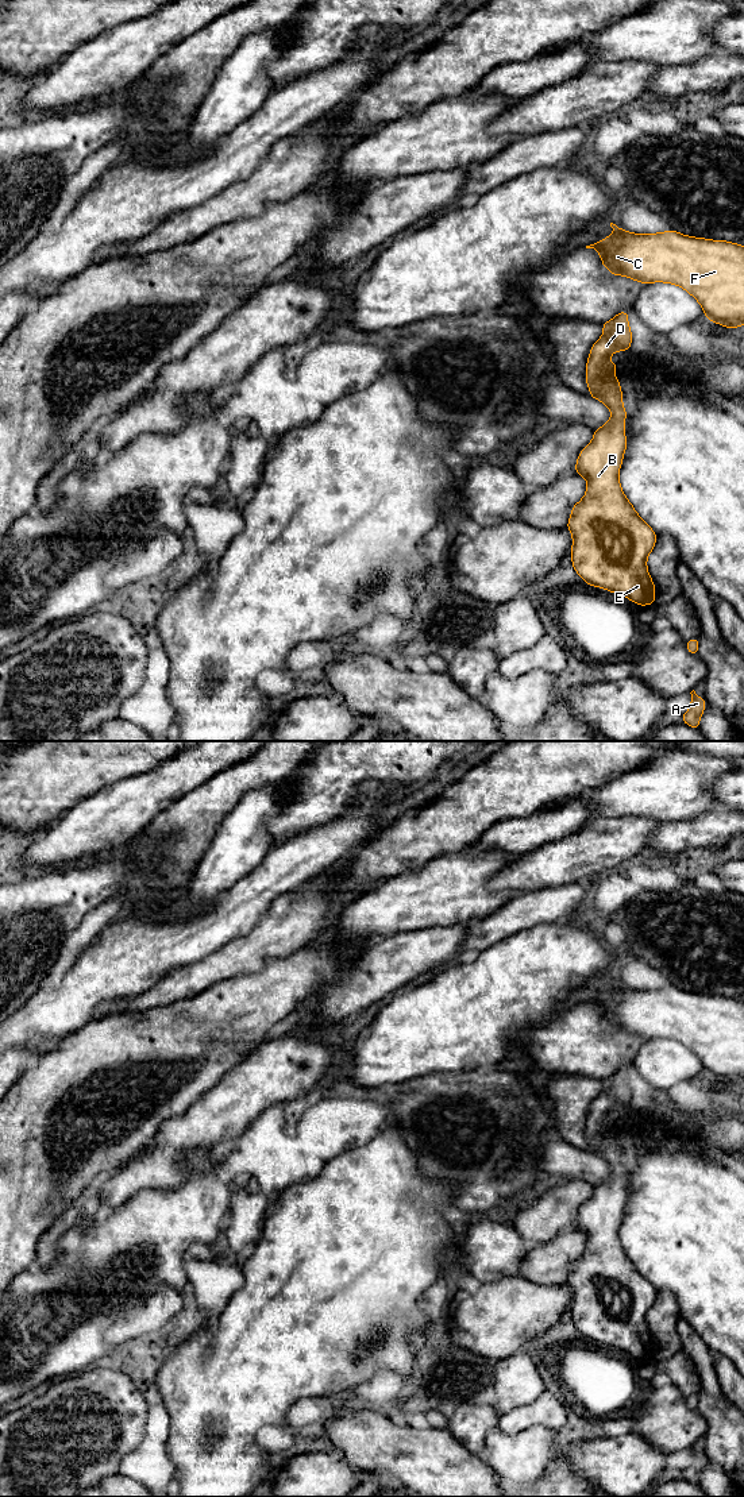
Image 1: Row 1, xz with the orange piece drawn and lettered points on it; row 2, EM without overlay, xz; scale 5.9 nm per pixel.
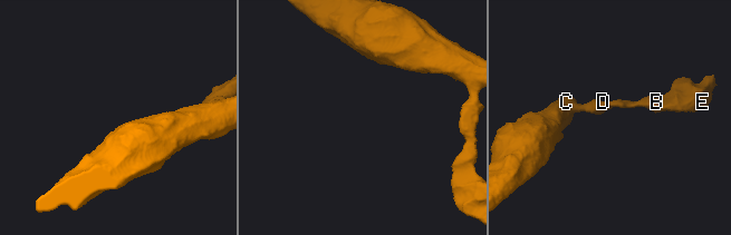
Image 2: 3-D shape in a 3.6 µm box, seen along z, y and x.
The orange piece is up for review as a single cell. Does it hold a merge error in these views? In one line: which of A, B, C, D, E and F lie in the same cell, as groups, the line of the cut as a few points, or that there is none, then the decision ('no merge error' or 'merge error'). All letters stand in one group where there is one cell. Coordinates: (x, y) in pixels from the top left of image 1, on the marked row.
A B C D E F; no cut; no merge error

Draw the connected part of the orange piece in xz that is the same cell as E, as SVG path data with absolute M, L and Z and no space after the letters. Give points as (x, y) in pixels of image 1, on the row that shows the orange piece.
M621 310L616 317L602 324L604 335L593 344L586 363L586 385L590 397L604 402L612 412L612 418L594 431L593 440L585 447L577 460L575 471L587 479L585 497L573 506L567 529L573 535L570 556L577 574L587 586L597 586L610 593L621 594L639 606L655 603L655 584L647 570L647 557L655 547L656 533L636 513L622 493L618 471L627 450L622 406L622 391L618 379L613 375L618 369L609 358L616 351L631 348L632 332L628 313Z

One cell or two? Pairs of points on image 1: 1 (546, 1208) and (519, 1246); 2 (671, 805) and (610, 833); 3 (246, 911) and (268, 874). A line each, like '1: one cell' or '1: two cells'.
1: two cells
2: two cells
3: one cell

